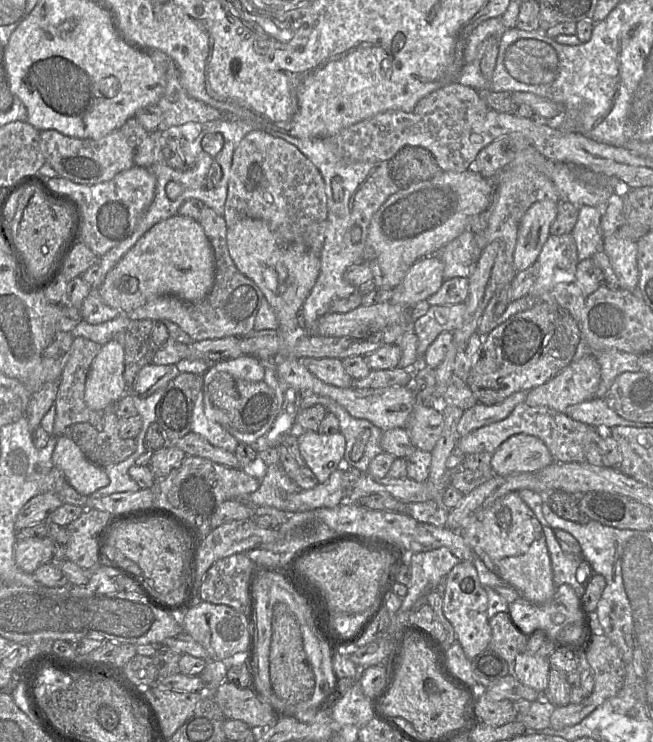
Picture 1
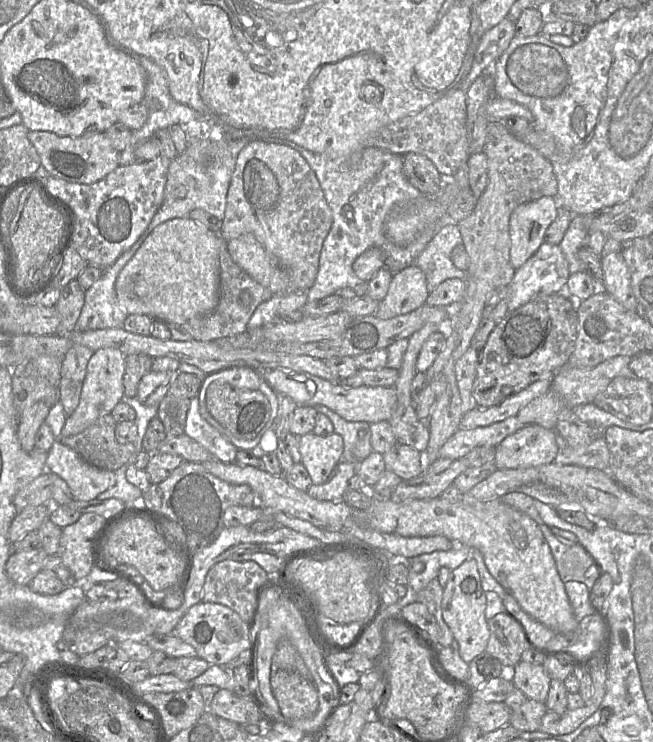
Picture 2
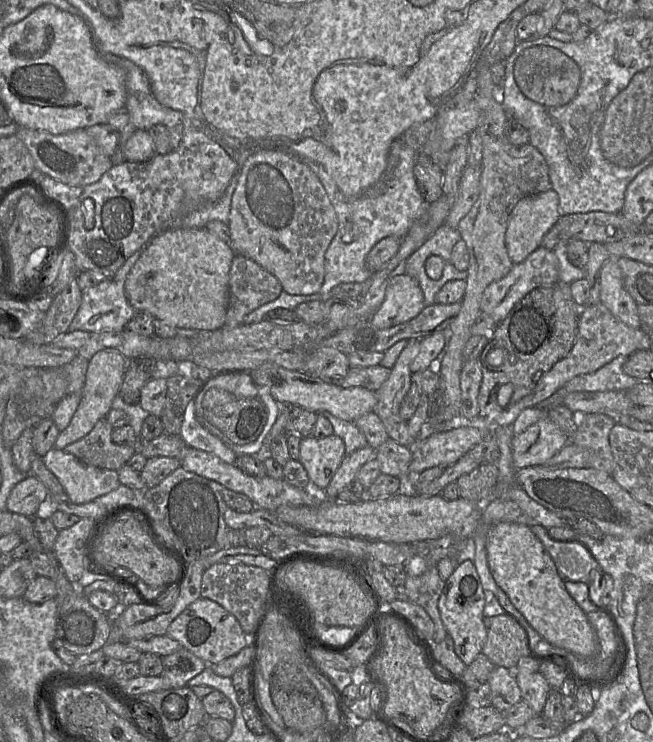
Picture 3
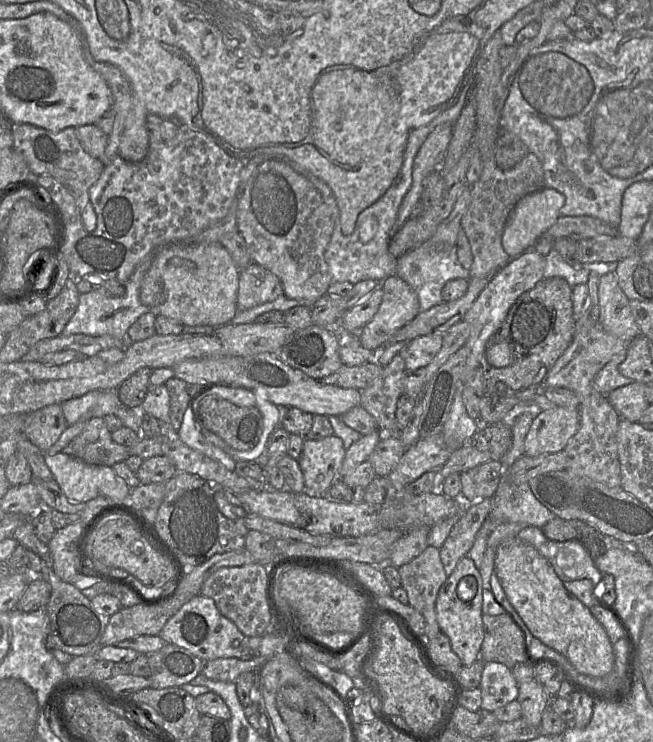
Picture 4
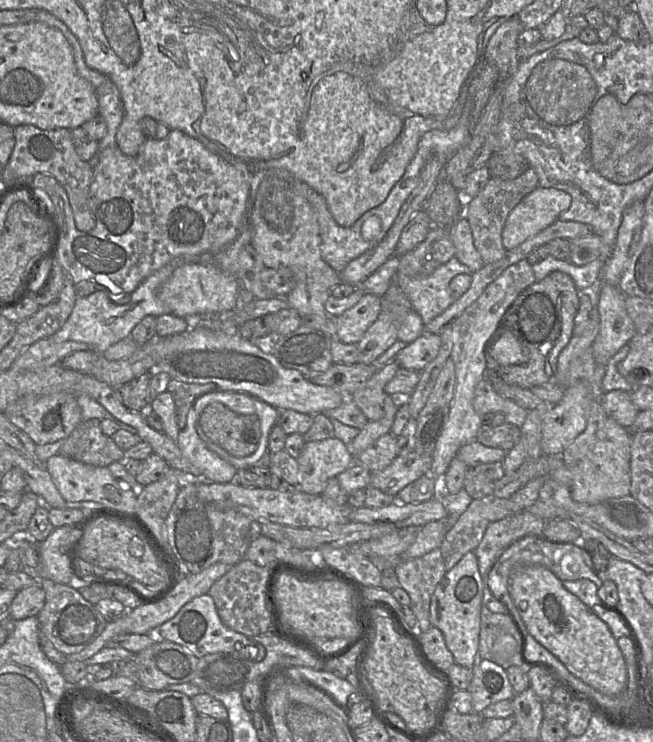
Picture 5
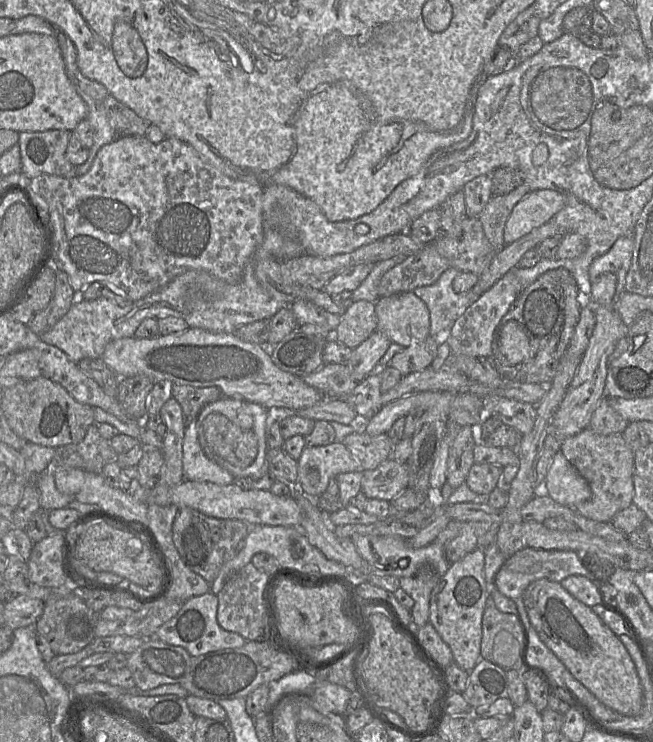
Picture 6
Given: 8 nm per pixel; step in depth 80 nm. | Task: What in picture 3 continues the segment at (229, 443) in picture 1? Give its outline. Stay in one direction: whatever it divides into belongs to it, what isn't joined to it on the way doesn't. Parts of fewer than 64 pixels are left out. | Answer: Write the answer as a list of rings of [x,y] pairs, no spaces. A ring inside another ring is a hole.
[[[190,401],[186,407],[179,436],[187,446],[211,453],[228,464],[235,463],[237,459],[233,450],[199,424],[194,402]]]

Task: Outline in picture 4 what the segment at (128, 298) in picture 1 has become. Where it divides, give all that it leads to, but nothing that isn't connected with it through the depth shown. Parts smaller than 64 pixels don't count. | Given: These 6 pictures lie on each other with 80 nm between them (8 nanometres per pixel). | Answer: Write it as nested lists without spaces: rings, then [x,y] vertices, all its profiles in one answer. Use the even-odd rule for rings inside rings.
[[[218,242],[171,244],[153,255],[140,286],[140,301],[156,315],[184,326],[221,327],[238,312],[239,271],[229,252]]]

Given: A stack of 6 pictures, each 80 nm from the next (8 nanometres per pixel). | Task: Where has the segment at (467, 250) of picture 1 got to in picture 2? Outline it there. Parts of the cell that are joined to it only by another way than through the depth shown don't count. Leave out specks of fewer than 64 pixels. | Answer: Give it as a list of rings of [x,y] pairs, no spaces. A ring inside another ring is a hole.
[[[456,223],[442,226],[430,240],[424,250],[414,261],[427,279],[428,290],[431,293],[447,279],[458,278],[466,281],[467,271],[459,270],[452,261],[452,252],[463,240]]]

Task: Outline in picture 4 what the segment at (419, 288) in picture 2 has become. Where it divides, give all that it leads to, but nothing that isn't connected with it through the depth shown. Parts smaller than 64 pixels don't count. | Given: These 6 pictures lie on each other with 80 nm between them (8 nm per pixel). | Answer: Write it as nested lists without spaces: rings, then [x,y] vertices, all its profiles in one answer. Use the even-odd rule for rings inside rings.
[[[397,275],[386,278],[382,283],[383,297],[377,313],[359,331],[360,345],[379,352],[392,336],[419,313],[416,292]]]

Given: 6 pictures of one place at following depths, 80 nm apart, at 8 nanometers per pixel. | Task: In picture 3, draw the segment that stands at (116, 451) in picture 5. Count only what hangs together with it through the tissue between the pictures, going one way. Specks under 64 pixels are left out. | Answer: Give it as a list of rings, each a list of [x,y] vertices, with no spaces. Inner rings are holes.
[[[102,418],[86,436],[67,445],[64,451],[86,465],[118,471],[128,463],[138,446],[116,444],[112,439],[113,429],[107,419]]]

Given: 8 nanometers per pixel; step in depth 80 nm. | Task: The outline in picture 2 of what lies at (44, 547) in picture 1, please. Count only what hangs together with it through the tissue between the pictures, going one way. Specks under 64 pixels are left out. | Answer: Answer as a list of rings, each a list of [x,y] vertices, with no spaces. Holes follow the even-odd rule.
[[[42,547],[12,552],[5,565],[8,578],[18,585],[27,585],[43,569],[47,553]]]

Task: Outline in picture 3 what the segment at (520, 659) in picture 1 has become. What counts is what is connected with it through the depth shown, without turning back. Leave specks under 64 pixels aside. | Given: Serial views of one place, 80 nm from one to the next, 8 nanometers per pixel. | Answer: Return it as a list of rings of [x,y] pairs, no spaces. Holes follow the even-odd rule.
[[[539,671],[534,673],[516,672],[515,677],[522,700],[530,706],[535,716],[541,715],[552,690],[545,677]]]

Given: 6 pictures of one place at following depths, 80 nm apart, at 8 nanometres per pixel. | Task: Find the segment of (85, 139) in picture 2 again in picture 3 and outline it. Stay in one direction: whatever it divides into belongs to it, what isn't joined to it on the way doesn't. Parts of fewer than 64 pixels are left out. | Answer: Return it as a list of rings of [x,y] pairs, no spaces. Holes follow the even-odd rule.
[[[18,127],[15,134],[29,150],[35,169],[69,186],[86,186],[97,182],[113,164],[85,129],[60,135]]]

